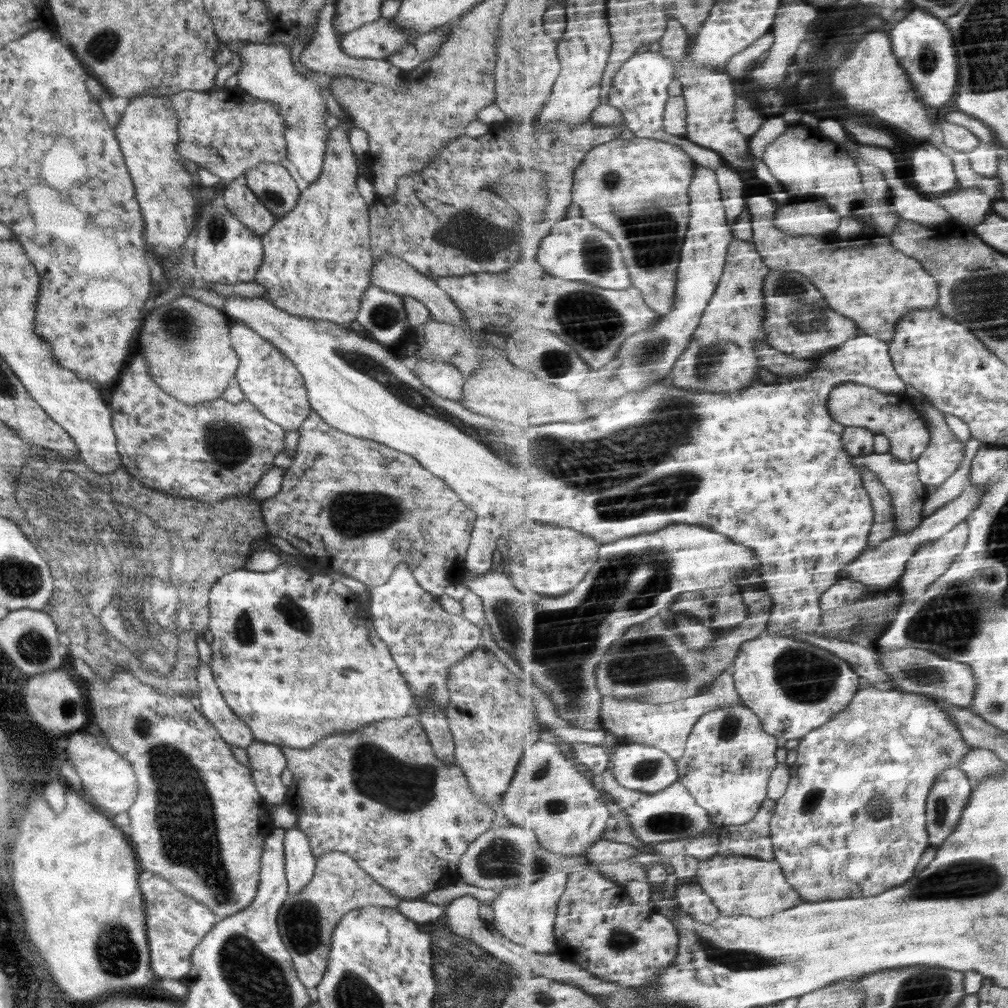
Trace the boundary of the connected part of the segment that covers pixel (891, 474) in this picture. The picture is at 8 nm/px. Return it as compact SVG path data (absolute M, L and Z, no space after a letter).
M874 453L868 456L856 456L854 463L860 467L862 474L866 474L866 469L870 469L878 475L878 479L890 489L894 497L894 509L896 509L895 534L904 535L912 533L916 527L922 525L922 508L928 502L927 484L919 476L919 464L917 461L903 461L896 458L892 453Z

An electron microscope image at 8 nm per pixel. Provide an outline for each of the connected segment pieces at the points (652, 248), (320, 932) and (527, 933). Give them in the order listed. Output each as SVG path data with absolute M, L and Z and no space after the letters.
M637 137L635 140L614 140L594 148L585 162L576 171L576 185L573 193L575 204L586 217L596 220L596 225L610 231L624 251L628 269L631 270L634 286L646 297L648 305L659 313L670 314L676 308L676 294L679 288L679 269L683 260L683 248L690 231L692 219L691 197L692 177L698 163L679 145L667 141Z
M326 852L316 860L310 883L288 898L278 911L278 932L291 954L295 971L306 988L316 988L328 966L331 936L340 919L360 907L396 908L402 898L380 887L344 852Z
M560 870L544 876L536 884L526 884L518 887L502 888L494 898L489 915L493 917L489 922L502 936L520 944L527 949L532 946L542 954L554 954L558 951L559 940L556 936L556 924L562 895L567 890L568 876L571 873Z

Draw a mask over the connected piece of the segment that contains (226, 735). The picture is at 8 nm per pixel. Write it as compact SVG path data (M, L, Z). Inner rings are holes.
M200 660L198 667L197 693L200 699L200 710L210 720L210 724L218 730L220 739L229 746L246 749L255 739L250 727L230 710L213 678L206 662Z

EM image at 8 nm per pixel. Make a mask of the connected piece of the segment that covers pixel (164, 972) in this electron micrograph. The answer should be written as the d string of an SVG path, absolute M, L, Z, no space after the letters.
M154 873L150 876L142 874L142 878L139 878L139 887L144 897L144 911L146 911L150 966L156 976L162 979L183 980L192 968L190 956L192 956L194 947L219 922L220 918L204 904L186 896L166 879Z

